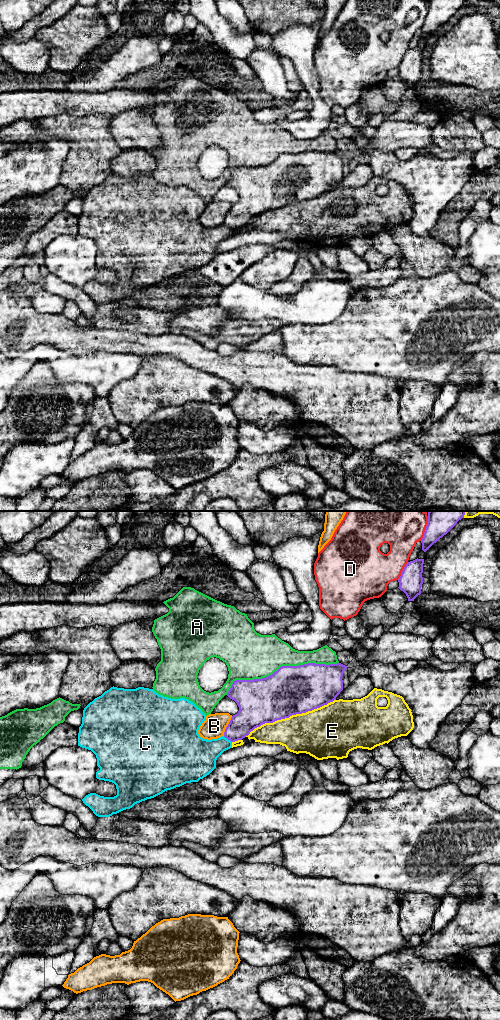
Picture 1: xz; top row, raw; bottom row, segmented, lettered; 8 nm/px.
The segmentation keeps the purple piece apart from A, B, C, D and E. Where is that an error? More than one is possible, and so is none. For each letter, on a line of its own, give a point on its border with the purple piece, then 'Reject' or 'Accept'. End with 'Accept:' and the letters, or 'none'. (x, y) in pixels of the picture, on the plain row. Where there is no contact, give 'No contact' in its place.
A: Touches purple at xz (280, 155). Reject
B: Touches purple at xz (227, 214). Reject
C: Touches purple at xz (227, 226). Reject
D: Touches purple at xz (426, 16). Reject
E: Touches purple at xz (290, 203). Reject
Accept: none

